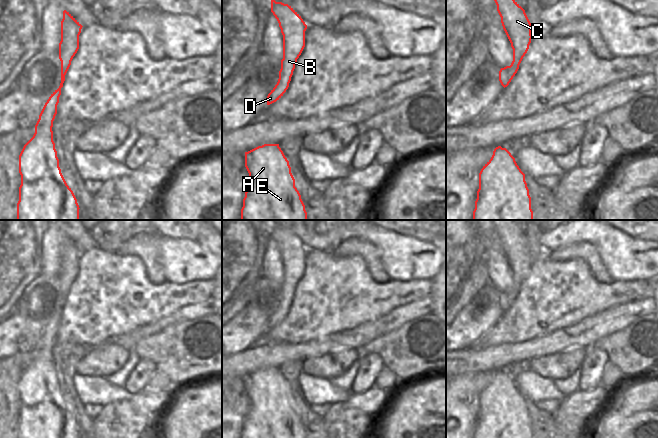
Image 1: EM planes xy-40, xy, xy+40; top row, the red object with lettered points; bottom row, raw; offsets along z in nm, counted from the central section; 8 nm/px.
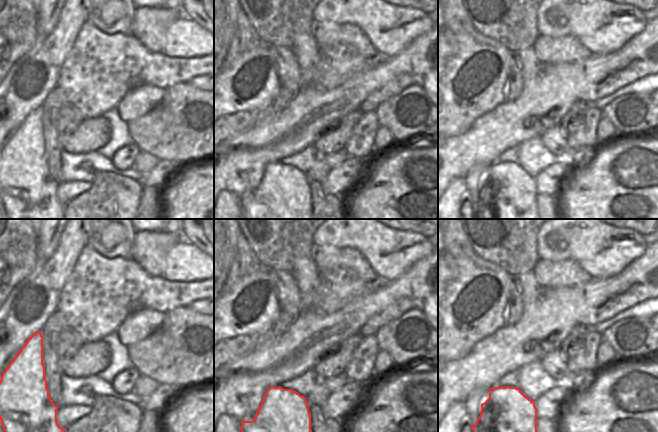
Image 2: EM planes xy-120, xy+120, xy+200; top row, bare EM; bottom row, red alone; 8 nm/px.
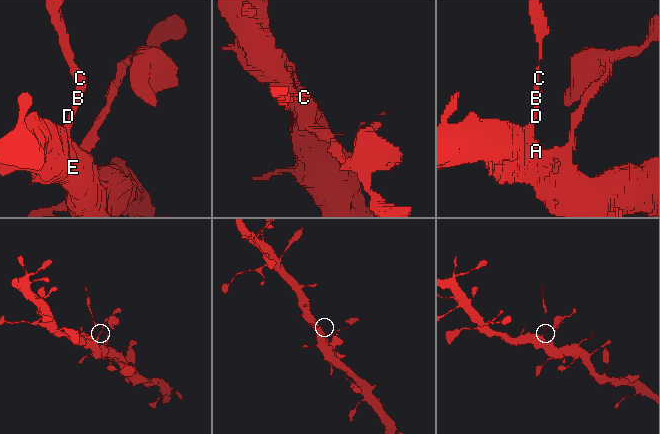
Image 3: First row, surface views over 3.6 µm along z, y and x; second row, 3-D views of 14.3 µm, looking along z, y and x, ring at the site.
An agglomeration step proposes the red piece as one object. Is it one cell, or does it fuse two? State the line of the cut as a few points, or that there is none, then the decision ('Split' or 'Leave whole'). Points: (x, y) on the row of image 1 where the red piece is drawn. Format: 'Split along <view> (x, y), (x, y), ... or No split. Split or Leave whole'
Split along xy (277, 82), (284, 87), (285, 91). Split.

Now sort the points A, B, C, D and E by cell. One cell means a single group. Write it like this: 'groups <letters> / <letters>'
groups A D E / B C

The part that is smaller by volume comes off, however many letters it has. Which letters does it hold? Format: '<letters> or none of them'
B, C

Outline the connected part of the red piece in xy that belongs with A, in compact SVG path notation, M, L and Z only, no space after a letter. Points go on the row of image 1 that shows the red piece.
M264 144L245 152L249 187L241 220L307 220L289 161L279 144Z

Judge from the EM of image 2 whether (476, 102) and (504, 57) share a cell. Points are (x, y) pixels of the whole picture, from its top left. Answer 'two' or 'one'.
one

